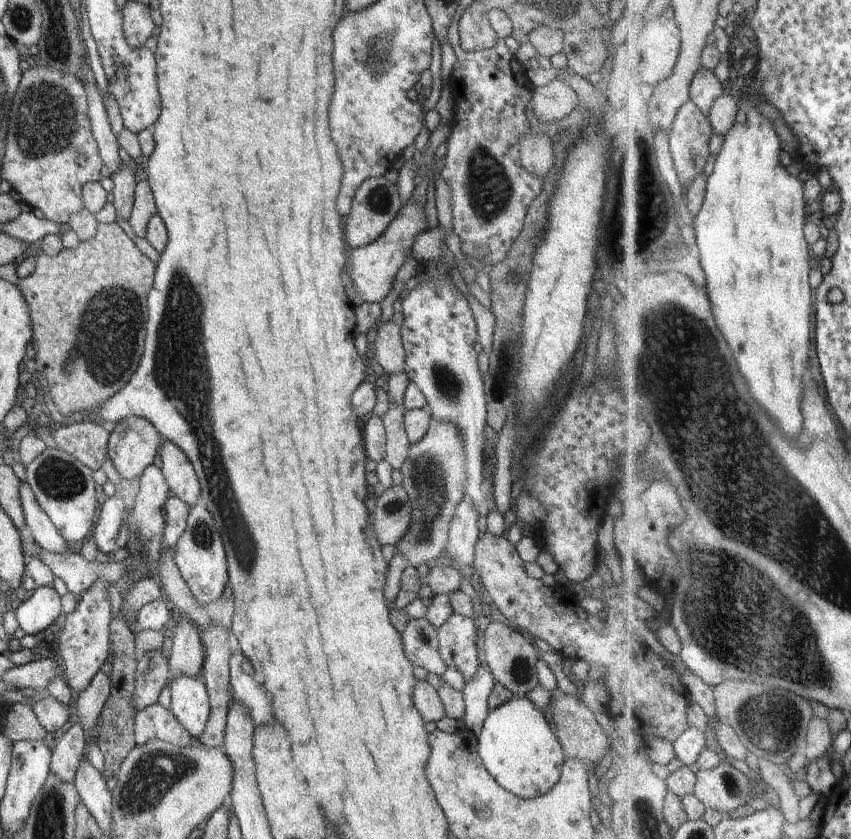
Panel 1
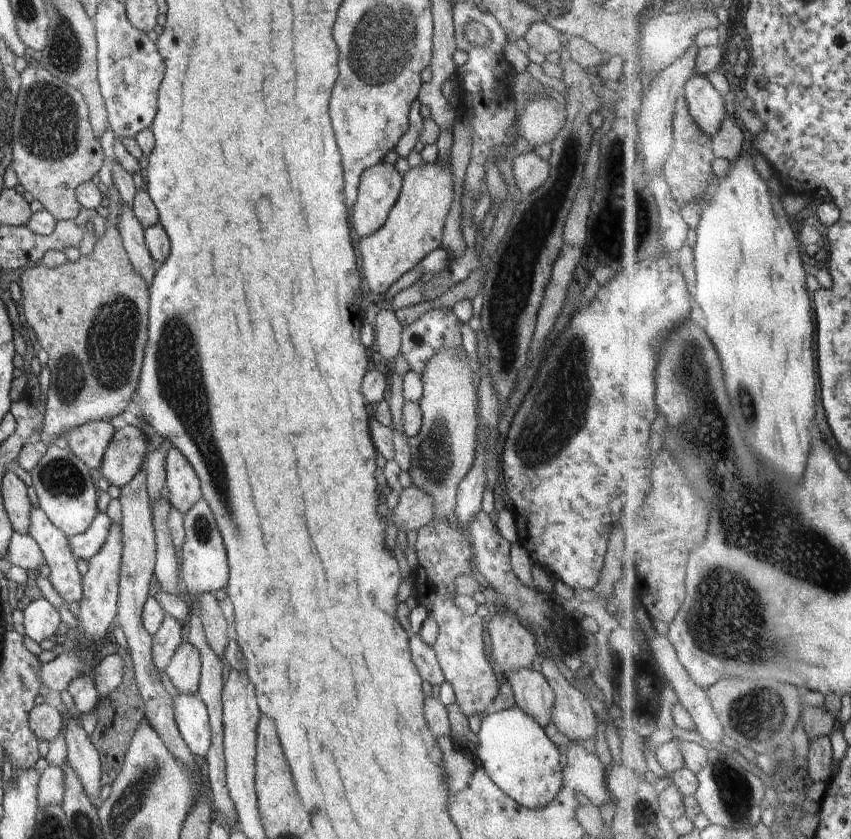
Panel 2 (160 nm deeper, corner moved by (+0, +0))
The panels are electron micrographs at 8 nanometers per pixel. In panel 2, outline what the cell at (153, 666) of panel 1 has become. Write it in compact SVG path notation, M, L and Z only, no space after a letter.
M168 612L160 629L152 635L152 664L161 677L170 660L172 660L178 646L181 644L181 627Z

